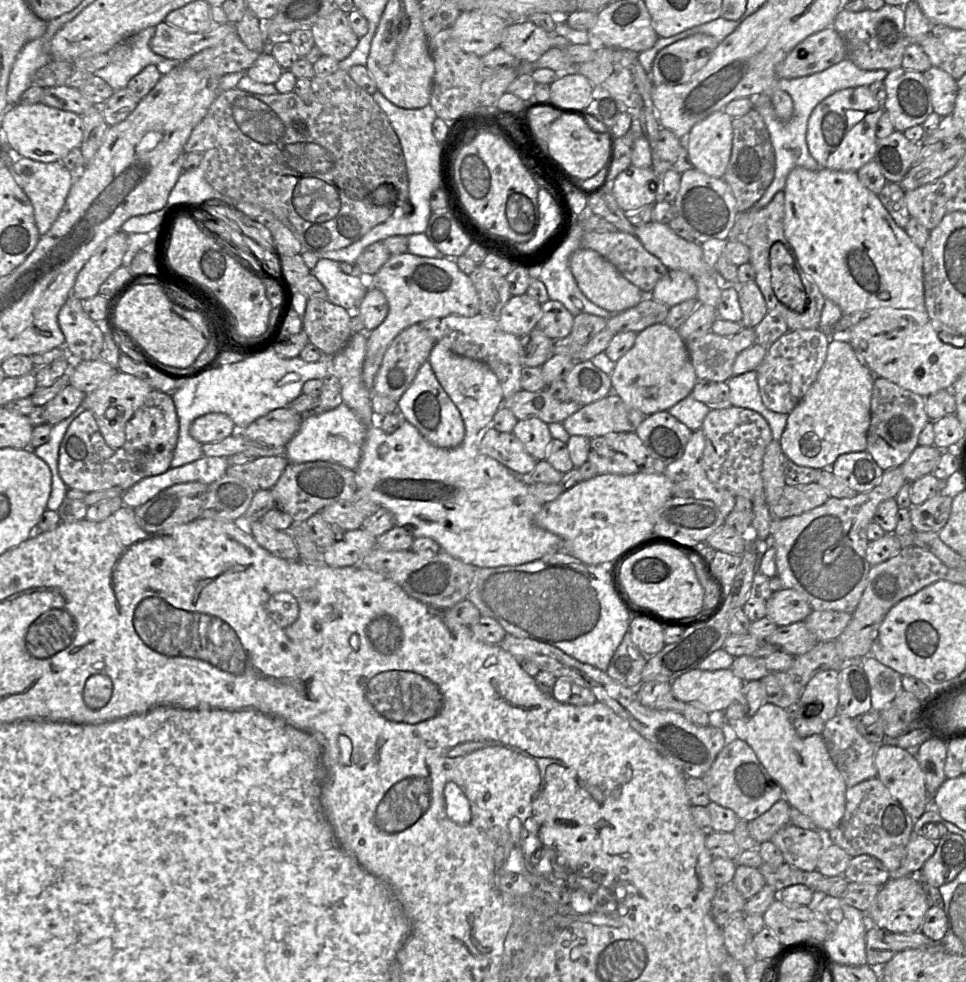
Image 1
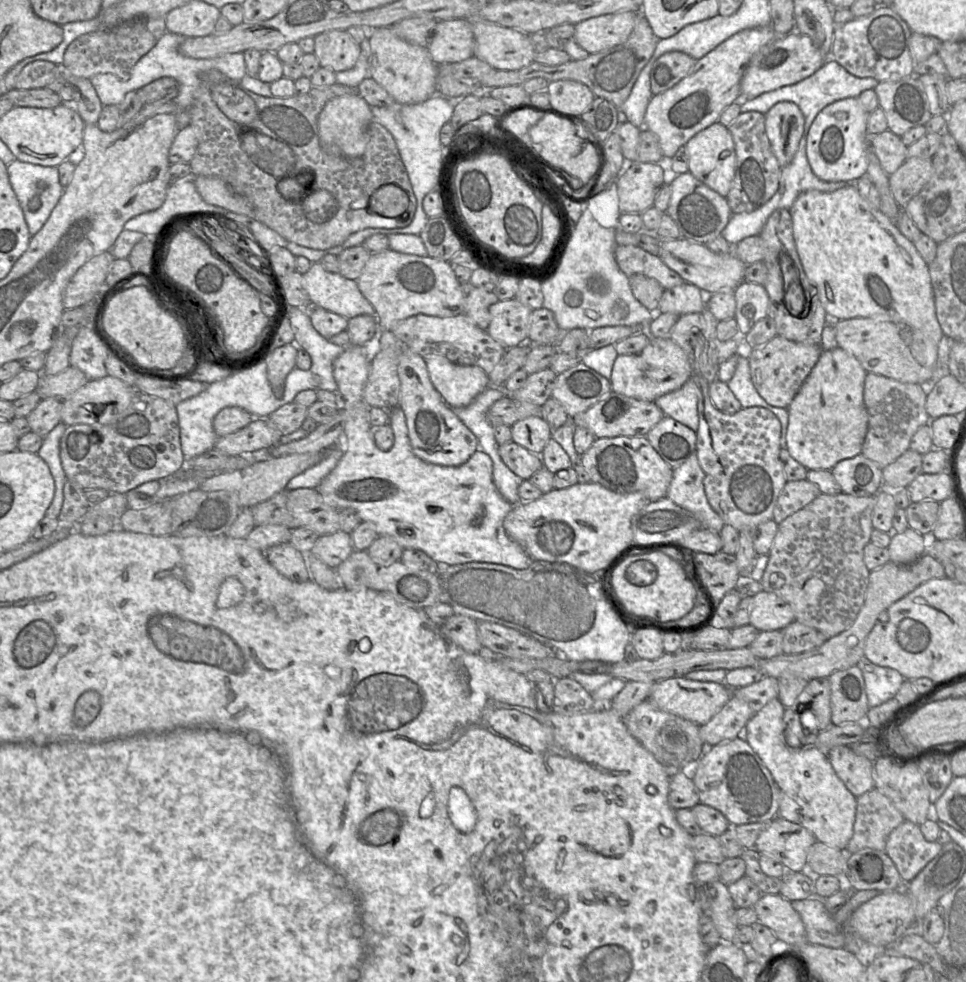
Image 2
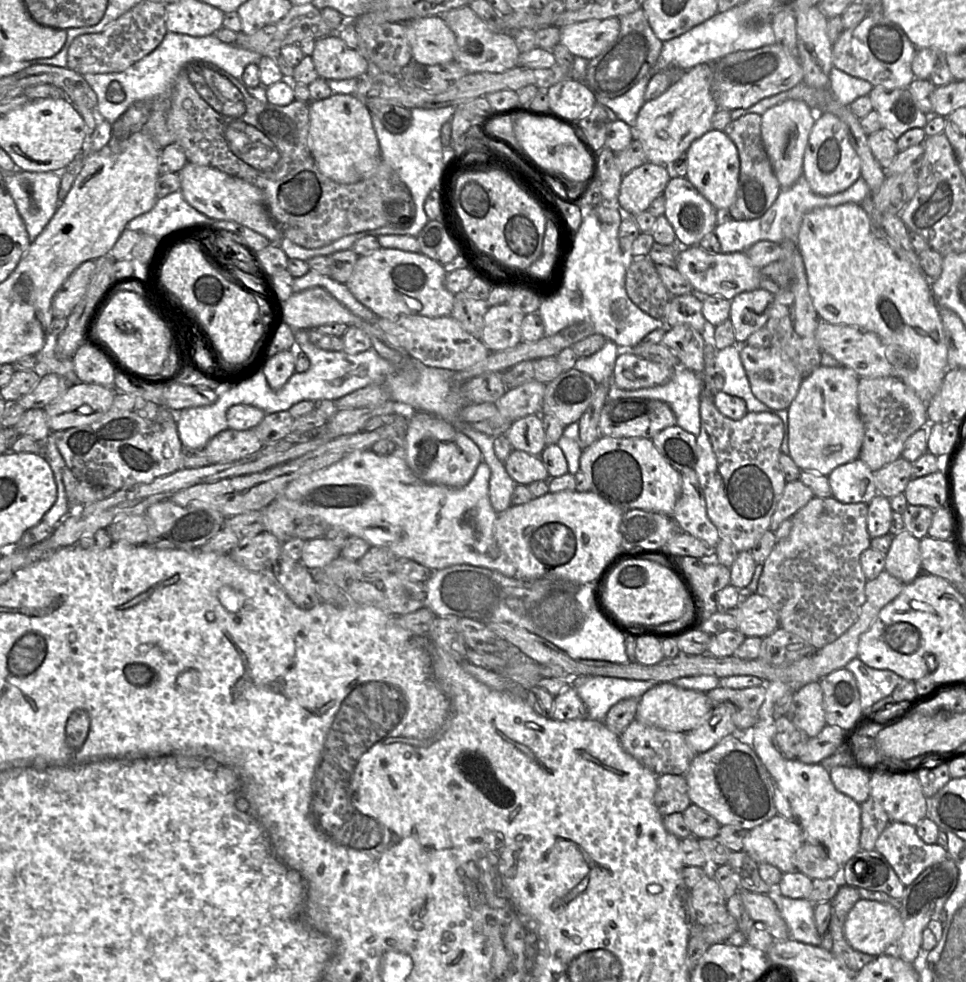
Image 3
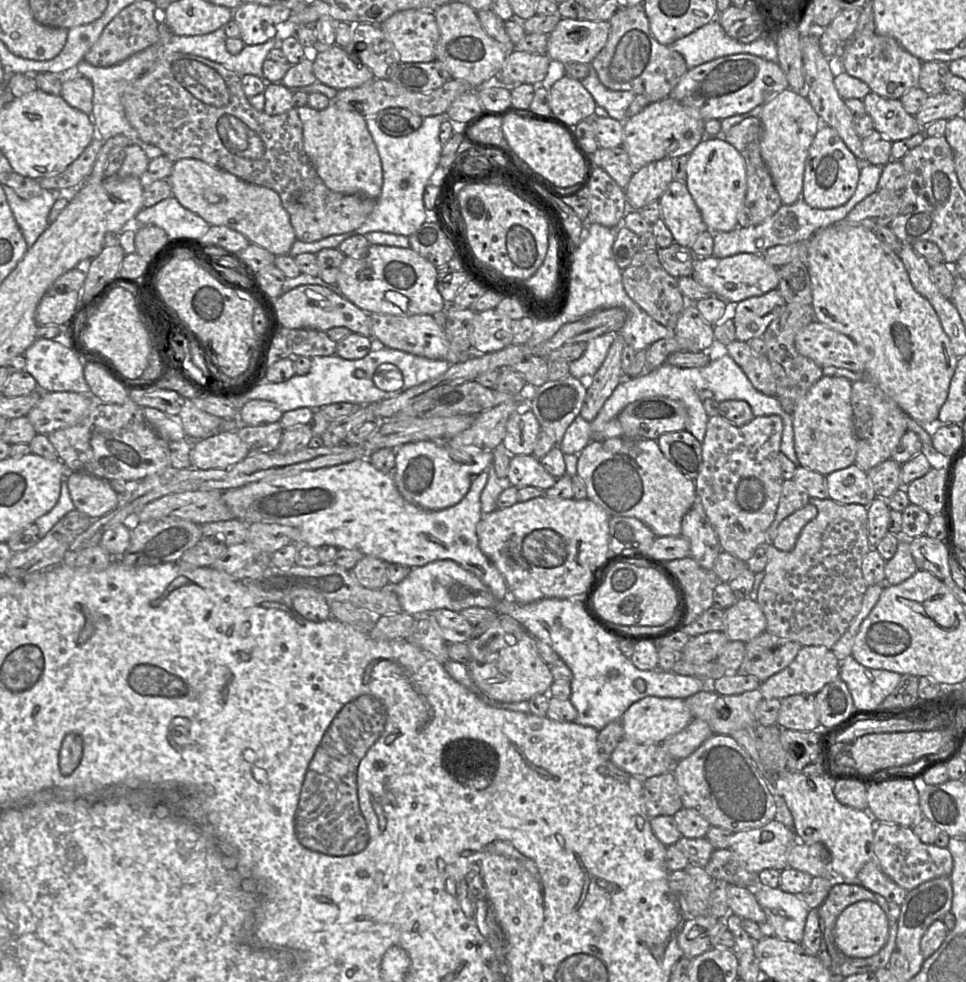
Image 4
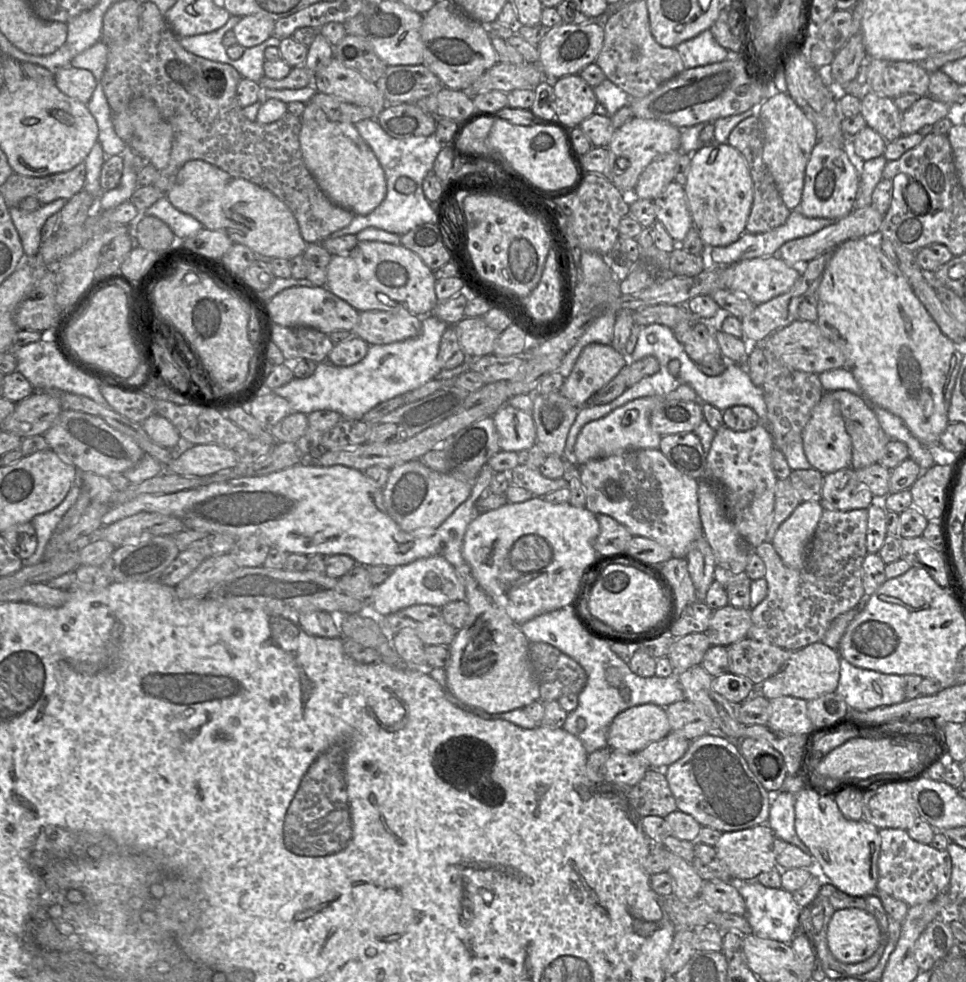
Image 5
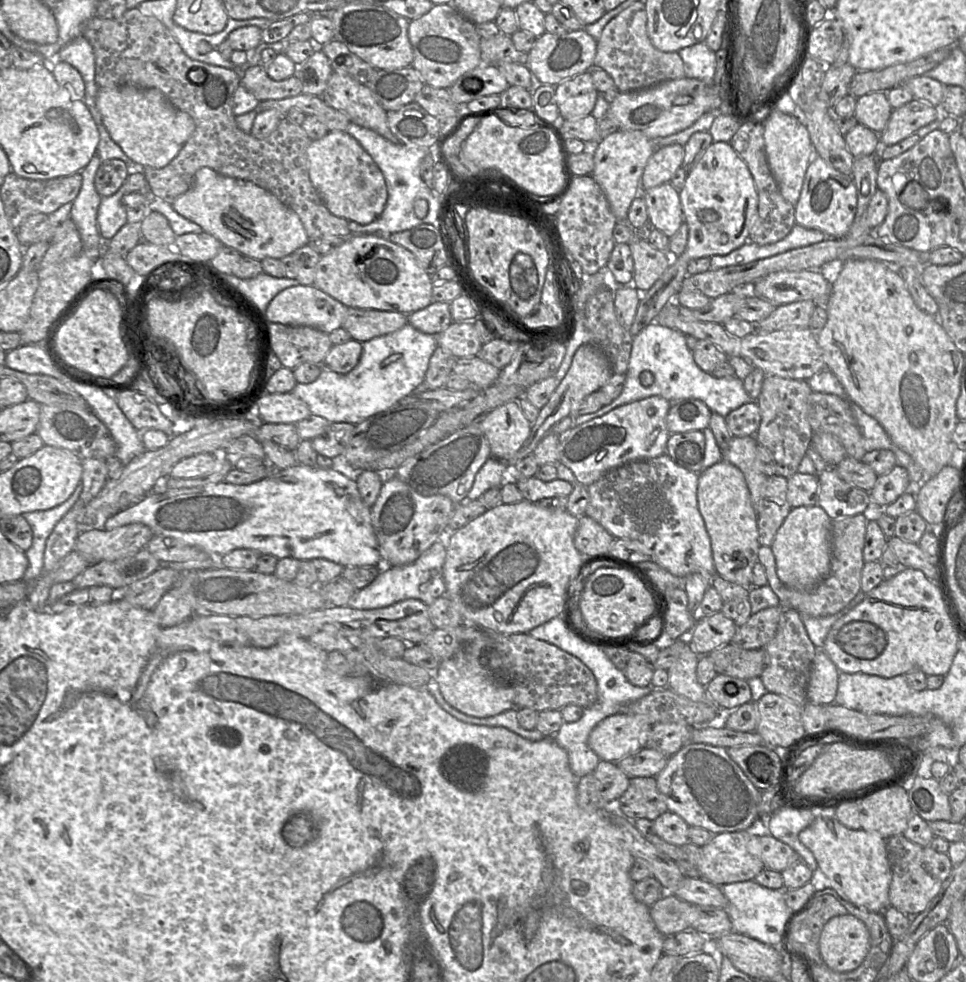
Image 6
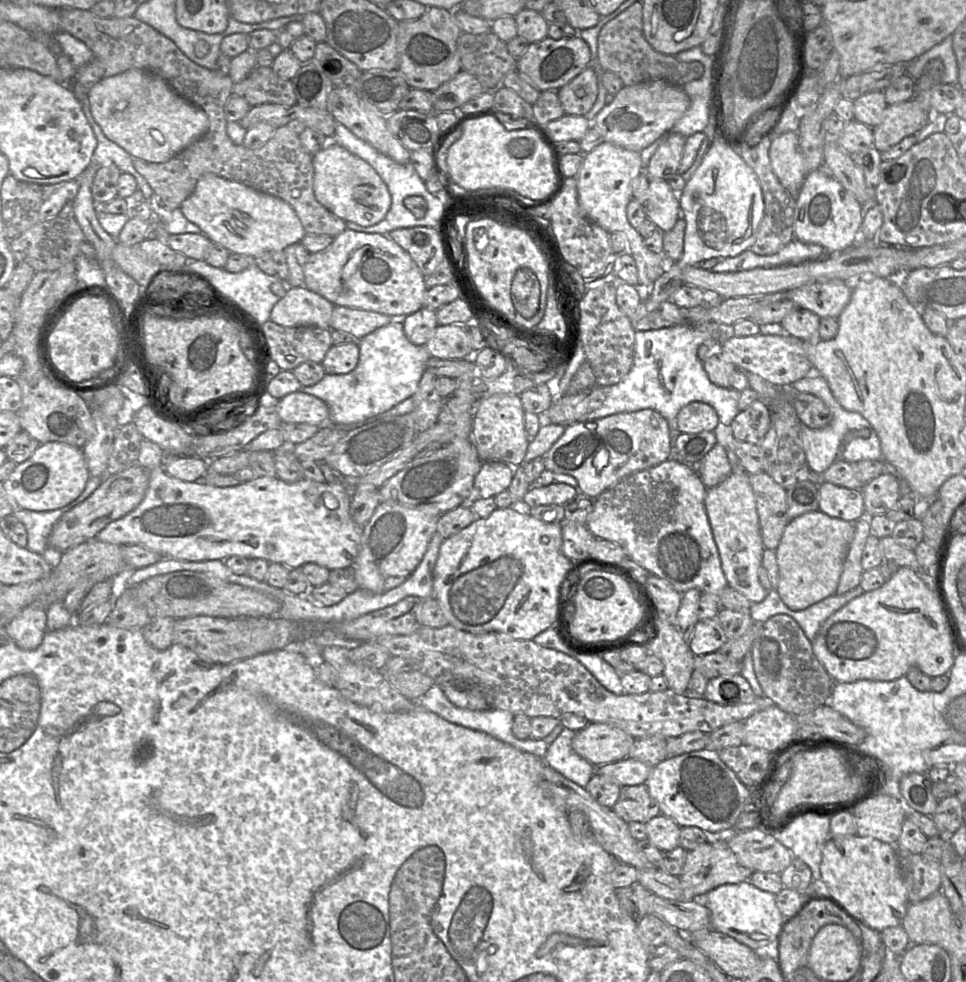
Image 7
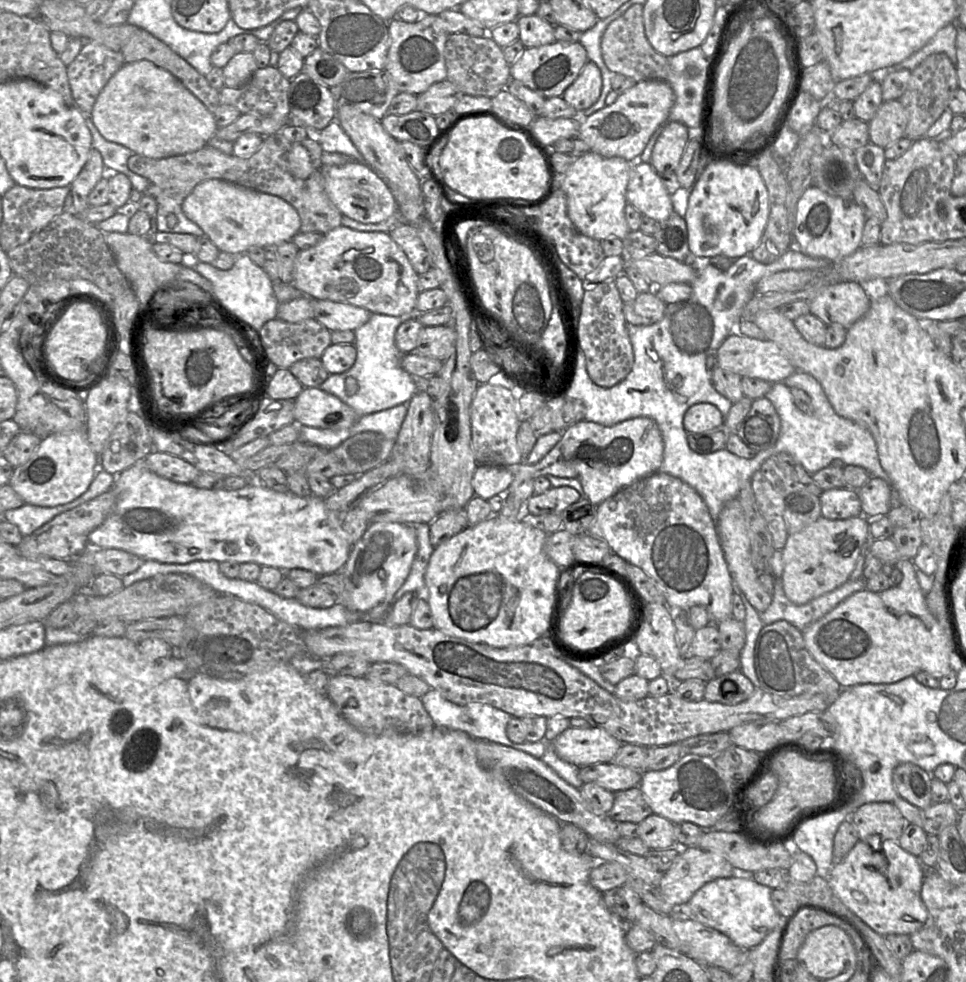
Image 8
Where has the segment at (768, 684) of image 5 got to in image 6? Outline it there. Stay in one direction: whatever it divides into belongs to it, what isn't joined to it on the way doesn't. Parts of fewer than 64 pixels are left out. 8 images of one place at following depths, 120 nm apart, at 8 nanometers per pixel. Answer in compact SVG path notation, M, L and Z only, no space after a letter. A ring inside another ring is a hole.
M816 647L807 687L807 702L829 705L835 702L840 671L822 648Z

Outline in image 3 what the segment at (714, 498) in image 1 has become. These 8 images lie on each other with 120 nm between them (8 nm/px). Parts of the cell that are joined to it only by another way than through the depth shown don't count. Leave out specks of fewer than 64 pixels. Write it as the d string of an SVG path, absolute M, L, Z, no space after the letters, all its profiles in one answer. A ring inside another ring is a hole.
M695 469L681 473L681 495L671 516L679 531L688 533L715 549L720 534L706 511L706 501Z

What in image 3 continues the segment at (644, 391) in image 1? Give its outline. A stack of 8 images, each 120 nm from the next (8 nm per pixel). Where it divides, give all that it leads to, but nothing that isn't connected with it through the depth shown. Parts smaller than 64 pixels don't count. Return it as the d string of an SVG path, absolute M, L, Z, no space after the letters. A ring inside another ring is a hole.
M621 350L614 365L612 383L624 390L654 387L667 382L674 370L675 368L639 358L629 350Z

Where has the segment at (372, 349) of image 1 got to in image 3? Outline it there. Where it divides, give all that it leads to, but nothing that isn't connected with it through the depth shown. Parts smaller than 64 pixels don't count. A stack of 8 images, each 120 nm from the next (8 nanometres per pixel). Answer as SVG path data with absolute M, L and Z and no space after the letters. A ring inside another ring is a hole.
M383 248L359 256L353 273L345 283L353 296L377 318L419 315L429 318L451 316L455 295L445 285L444 265L424 254Z

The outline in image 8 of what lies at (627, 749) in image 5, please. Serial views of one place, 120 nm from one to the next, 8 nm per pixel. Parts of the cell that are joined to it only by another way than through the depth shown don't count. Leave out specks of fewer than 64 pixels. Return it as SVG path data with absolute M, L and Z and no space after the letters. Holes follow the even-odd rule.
M592 726L587 729L567 728L551 743L556 755L578 768L597 763L610 763L622 746L604 729Z

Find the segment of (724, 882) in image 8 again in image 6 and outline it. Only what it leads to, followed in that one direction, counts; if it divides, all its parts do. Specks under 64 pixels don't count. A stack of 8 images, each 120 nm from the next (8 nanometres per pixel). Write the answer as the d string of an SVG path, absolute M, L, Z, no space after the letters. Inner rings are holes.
M755 880L729 883L719 886L728 900L726 911L732 923L732 931L756 939L767 945L779 944L790 908L785 902L785 889L773 890L759 885Z

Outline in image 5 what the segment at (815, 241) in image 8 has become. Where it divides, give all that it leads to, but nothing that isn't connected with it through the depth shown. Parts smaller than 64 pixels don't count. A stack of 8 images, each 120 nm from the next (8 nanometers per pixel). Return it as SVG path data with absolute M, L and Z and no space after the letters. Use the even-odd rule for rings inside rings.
M818 141L807 162L799 212L808 218L840 220L850 214L859 187L858 171L850 160L847 148L837 148L826 141Z

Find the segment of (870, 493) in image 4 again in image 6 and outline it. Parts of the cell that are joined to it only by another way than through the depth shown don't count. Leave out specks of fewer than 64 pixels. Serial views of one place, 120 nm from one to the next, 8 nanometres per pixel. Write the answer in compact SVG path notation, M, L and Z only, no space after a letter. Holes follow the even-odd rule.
M832 467L818 474L818 505L832 519L872 513L870 492L845 482Z

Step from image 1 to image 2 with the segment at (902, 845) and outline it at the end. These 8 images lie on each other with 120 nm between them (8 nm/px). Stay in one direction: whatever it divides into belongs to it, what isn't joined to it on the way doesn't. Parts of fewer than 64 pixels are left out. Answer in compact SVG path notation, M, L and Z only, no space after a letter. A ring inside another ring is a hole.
M878 789L857 797L853 836L845 851L854 854L864 848L885 851L890 833L904 822L905 817L892 801Z

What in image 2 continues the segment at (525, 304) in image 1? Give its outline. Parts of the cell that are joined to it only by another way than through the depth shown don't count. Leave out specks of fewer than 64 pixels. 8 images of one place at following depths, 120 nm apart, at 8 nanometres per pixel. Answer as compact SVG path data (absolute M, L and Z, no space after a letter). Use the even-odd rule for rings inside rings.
M517 299L498 301L490 307L487 333L506 349L528 342L531 310Z

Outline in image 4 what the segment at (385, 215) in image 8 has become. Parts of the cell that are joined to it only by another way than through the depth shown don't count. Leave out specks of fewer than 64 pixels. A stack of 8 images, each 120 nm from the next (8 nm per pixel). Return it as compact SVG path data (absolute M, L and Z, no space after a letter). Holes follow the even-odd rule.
M331 101L323 110L308 105L297 110L303 124L304 151L325 185L340 194L377 199L382 190L382 164L366 118L356 111L342 110Z

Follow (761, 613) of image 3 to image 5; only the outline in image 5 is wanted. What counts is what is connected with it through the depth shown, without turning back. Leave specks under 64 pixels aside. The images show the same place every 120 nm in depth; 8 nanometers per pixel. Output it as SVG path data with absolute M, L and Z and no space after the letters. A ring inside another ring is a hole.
M731 605L714 610L709 627L704 632L711 645L727 647L746 638L752 624L751 610Z

